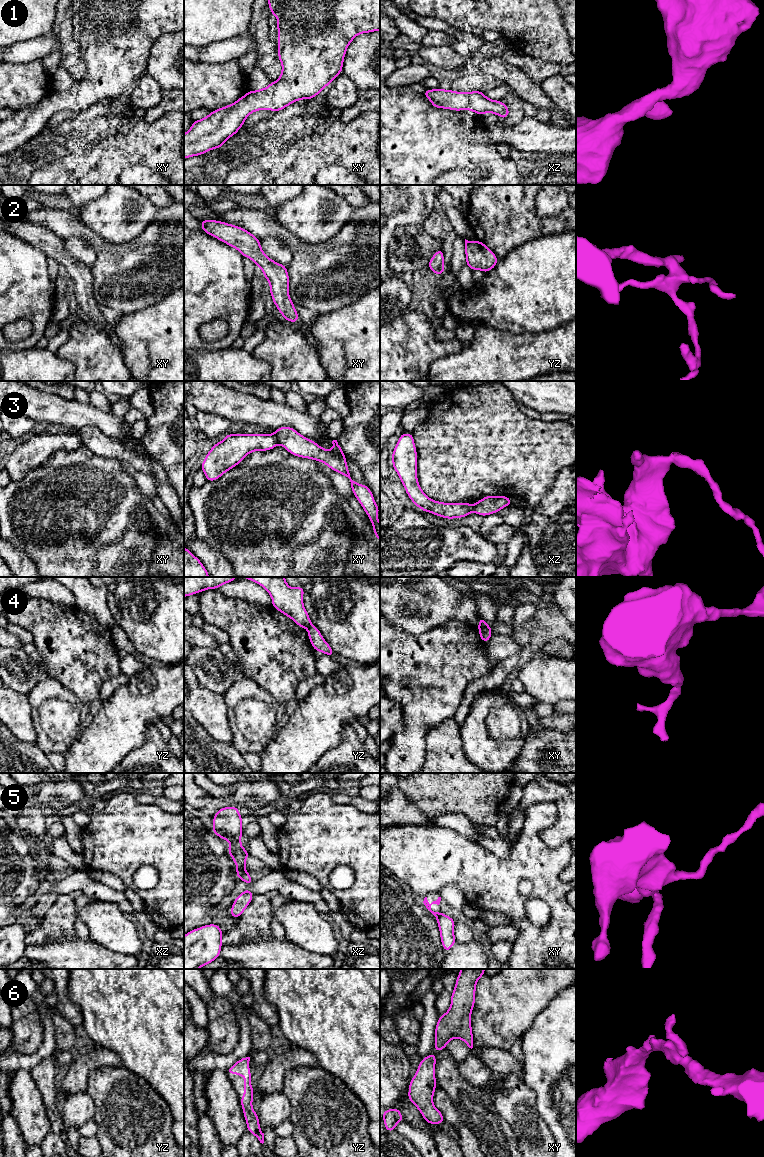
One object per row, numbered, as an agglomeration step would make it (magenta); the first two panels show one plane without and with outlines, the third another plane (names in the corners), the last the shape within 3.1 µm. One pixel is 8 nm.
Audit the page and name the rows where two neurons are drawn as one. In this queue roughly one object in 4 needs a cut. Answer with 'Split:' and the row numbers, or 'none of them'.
Split: 3, 4, 5

